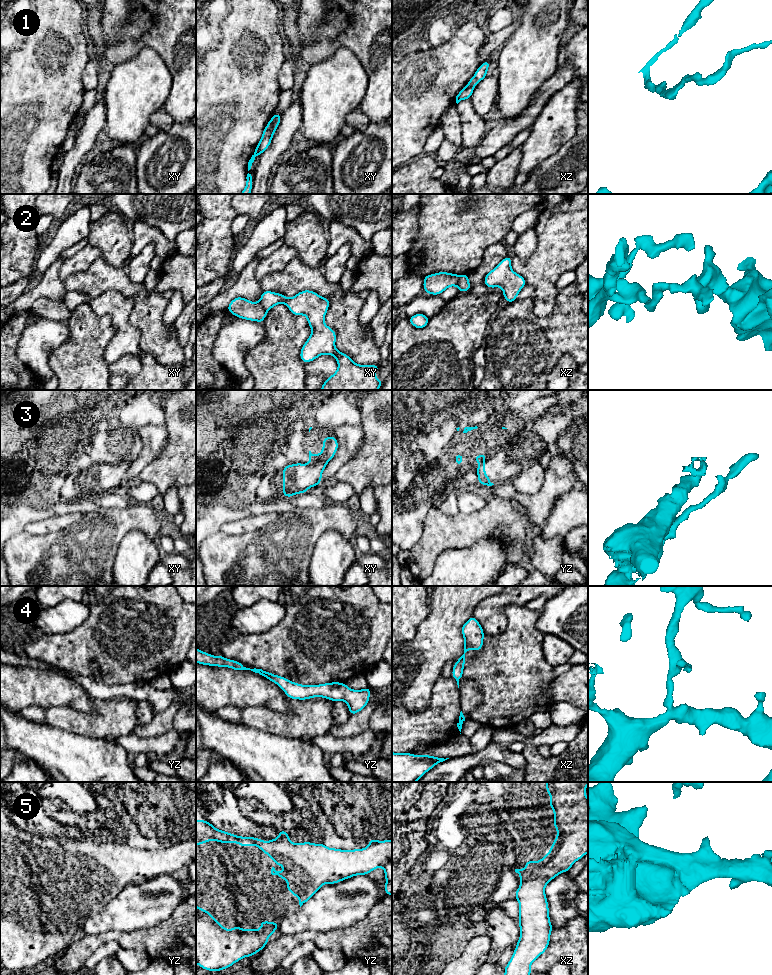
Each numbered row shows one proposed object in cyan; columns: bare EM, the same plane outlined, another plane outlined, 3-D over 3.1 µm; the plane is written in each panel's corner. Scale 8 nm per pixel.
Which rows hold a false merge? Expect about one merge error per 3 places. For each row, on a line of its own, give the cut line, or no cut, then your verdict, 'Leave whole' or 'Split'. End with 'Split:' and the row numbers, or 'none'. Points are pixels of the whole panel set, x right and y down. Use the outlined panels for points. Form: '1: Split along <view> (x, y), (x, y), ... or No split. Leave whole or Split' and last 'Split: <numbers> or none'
1: Split along xy (276, 113), (272, 119), (271, 136). Split
2: Split along xz (460, 275), (456, 285). Split
3: Split along xy (326, 462), (309, 464). Split
4: No split. Leave whole
5: No split. Leave whole
Split: 1, 2, 3

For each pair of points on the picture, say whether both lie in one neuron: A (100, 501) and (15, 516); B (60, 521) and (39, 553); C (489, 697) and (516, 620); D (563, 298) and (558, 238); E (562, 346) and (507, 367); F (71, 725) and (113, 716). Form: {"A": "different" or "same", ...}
{"A": "same", "B": "different", "C": "same", "D": "different", "E": "same", "F": "same"}

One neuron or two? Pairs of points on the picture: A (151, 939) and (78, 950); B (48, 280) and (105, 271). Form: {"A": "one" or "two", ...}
{"A": "one", "B": "two"}

